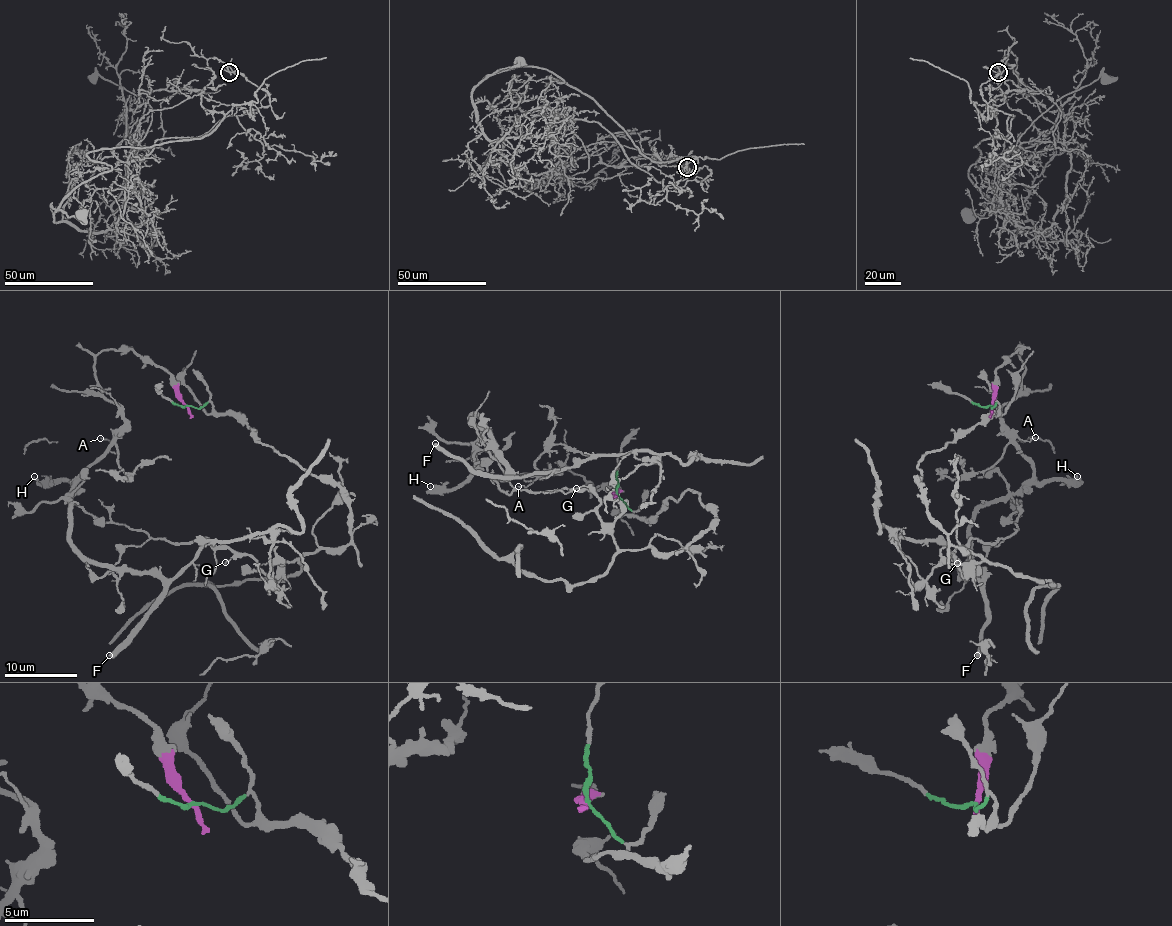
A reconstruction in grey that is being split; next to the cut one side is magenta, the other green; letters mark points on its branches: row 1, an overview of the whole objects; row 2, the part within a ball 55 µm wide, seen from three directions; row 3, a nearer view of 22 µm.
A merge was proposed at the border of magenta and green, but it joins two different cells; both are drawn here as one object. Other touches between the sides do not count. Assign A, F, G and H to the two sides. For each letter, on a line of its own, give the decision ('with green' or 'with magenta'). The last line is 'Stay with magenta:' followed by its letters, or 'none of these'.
A: with magenta
F: with magenta
G: with green
H: with magenta
Stay with magenta: A, F, H

